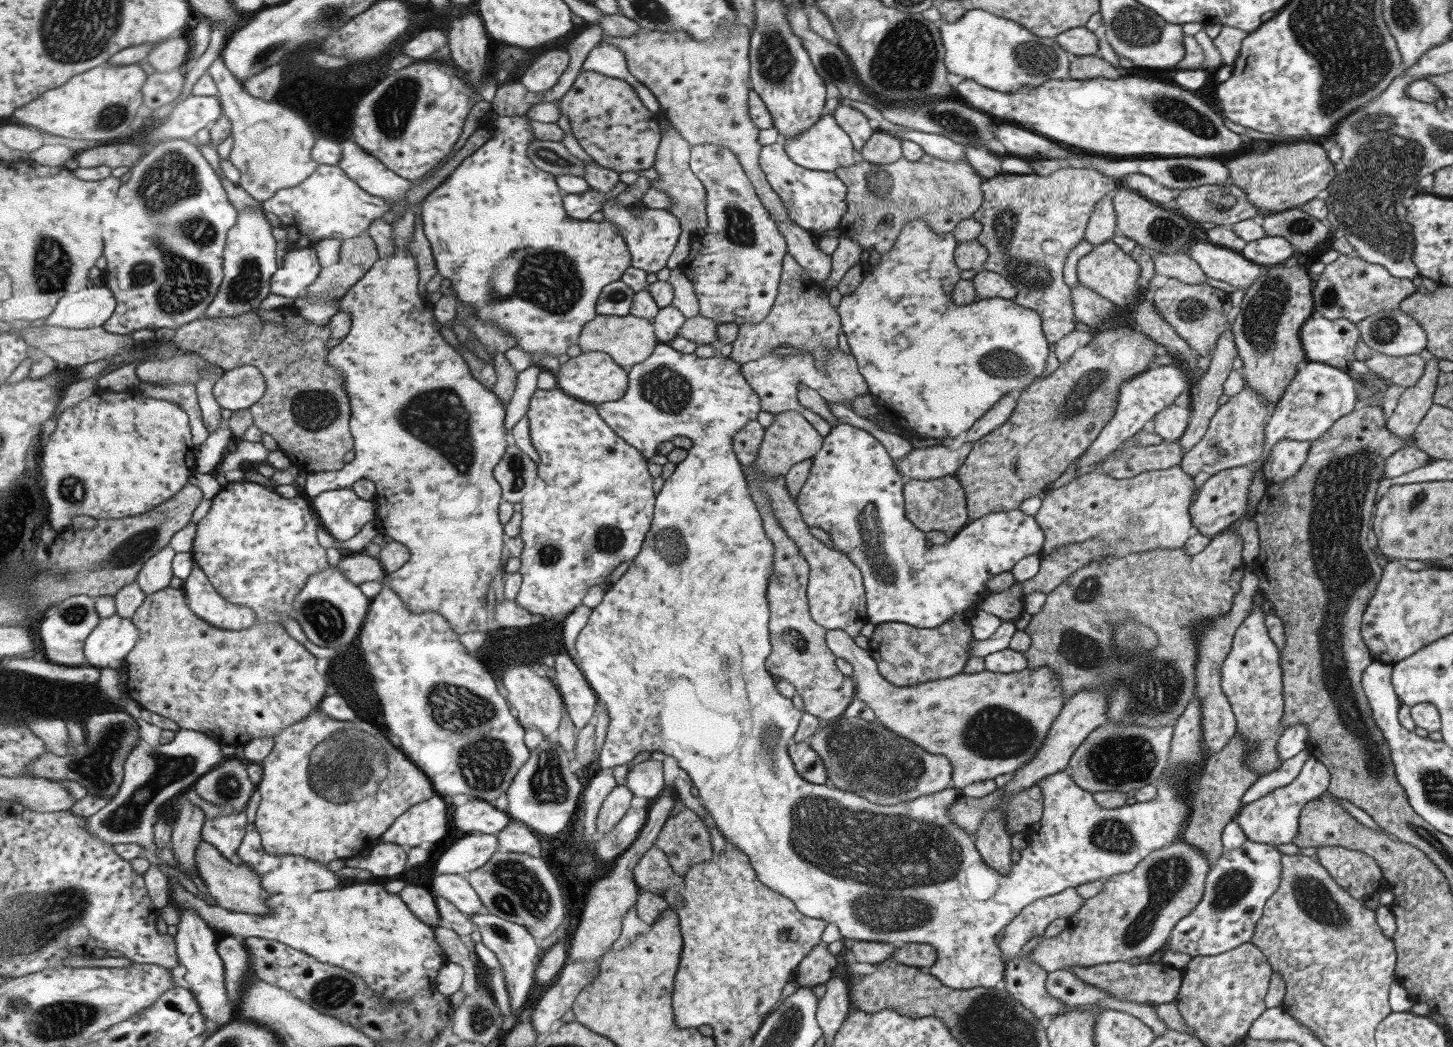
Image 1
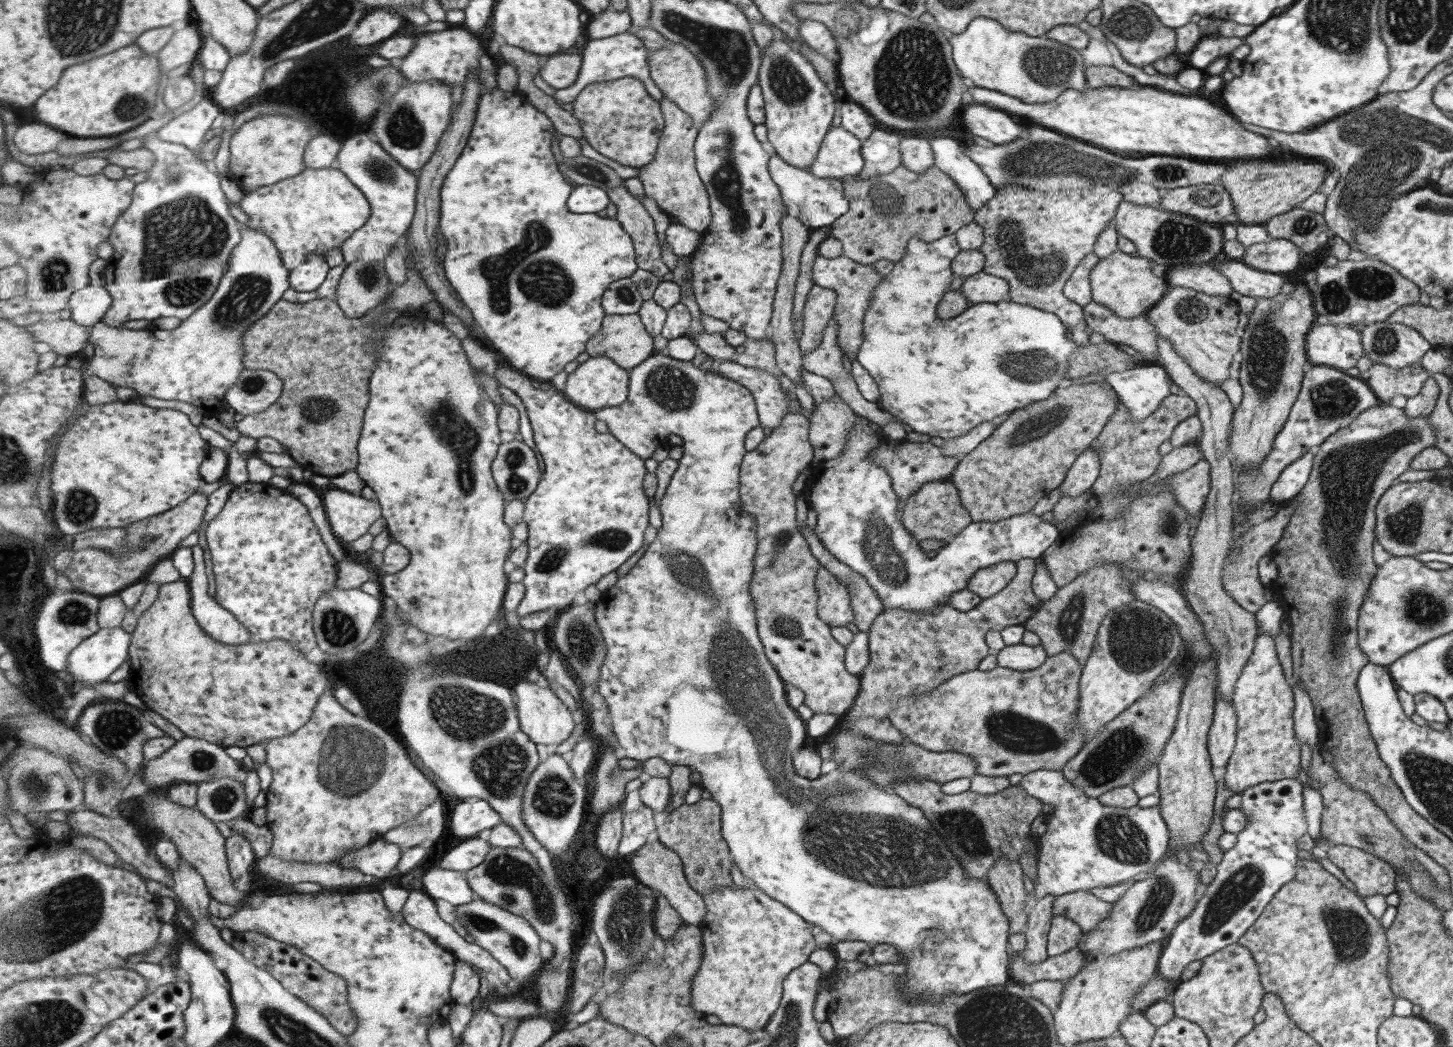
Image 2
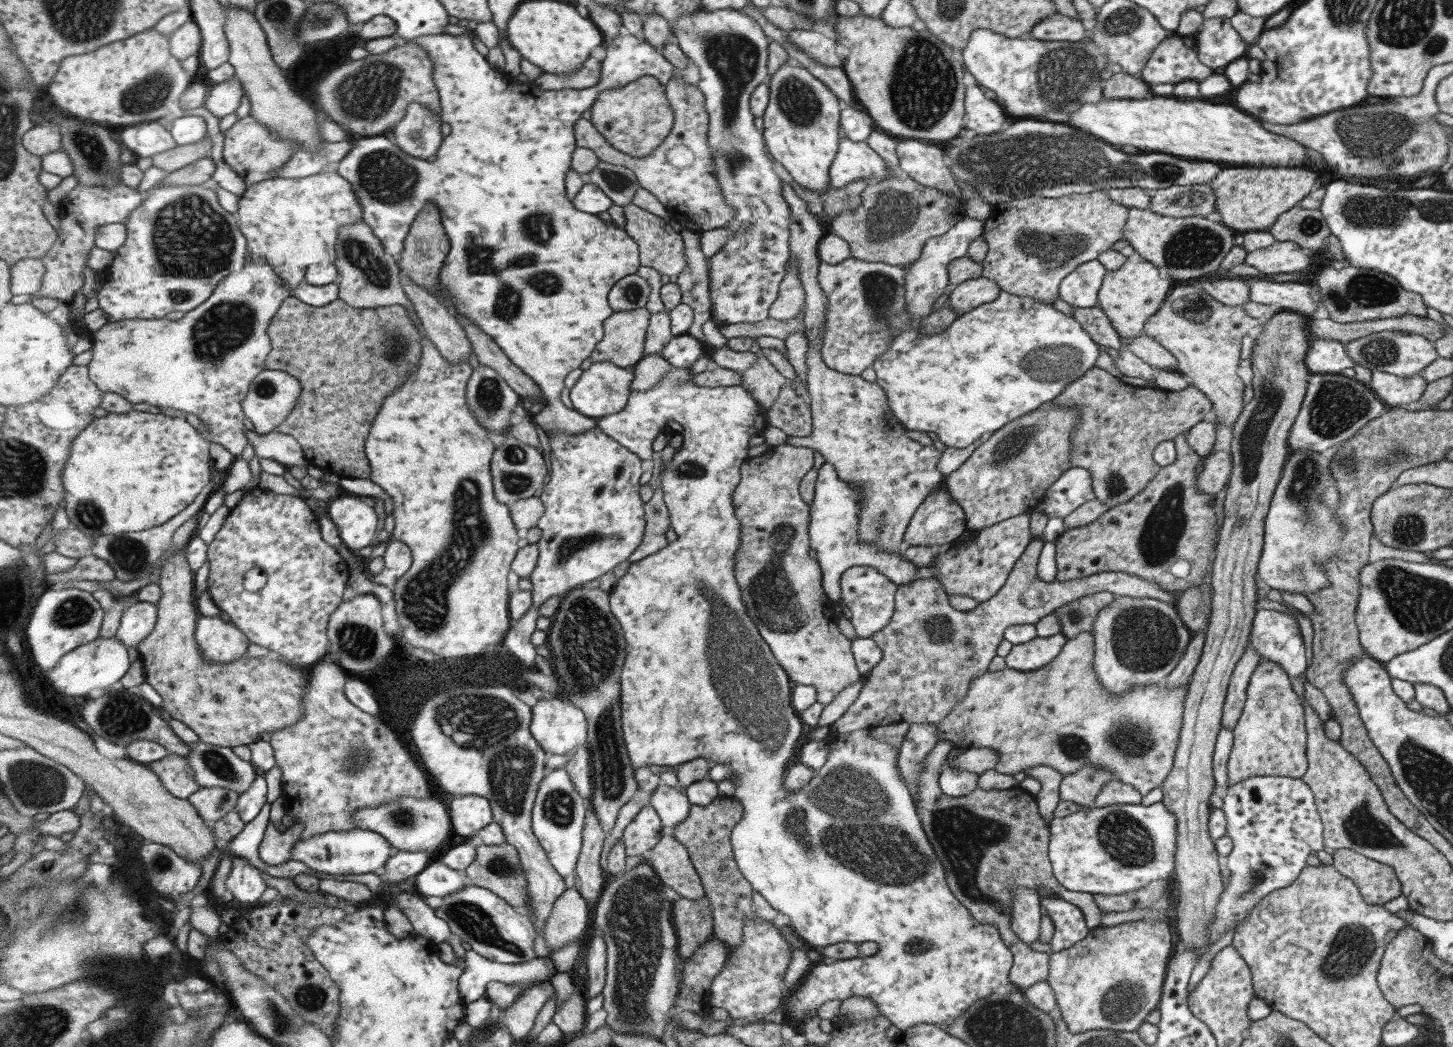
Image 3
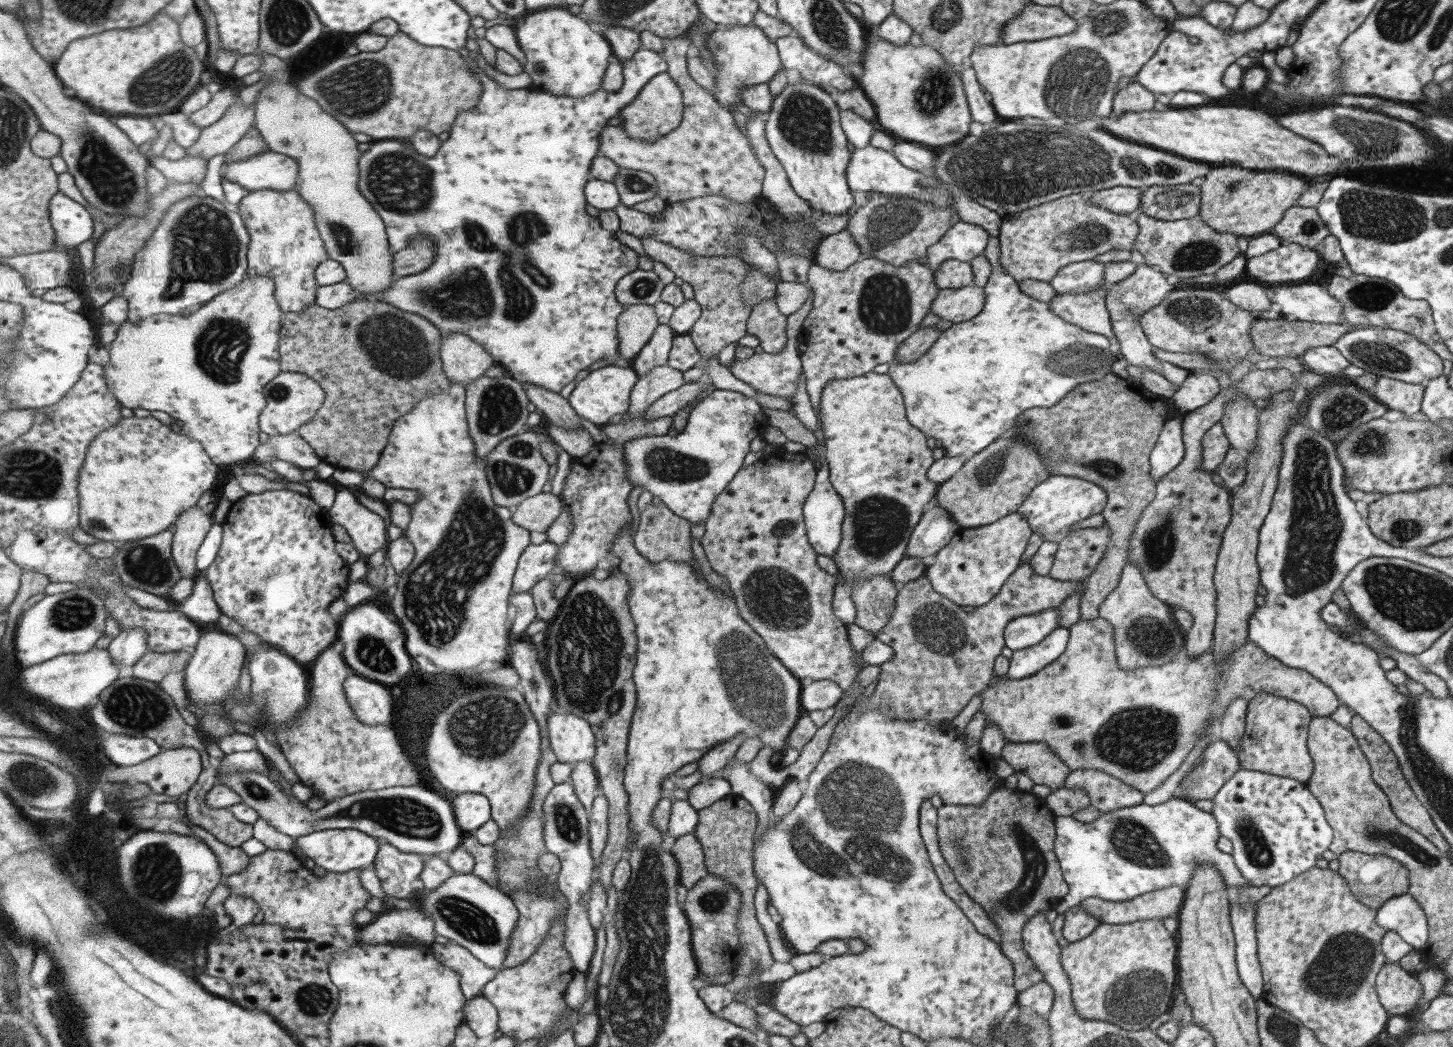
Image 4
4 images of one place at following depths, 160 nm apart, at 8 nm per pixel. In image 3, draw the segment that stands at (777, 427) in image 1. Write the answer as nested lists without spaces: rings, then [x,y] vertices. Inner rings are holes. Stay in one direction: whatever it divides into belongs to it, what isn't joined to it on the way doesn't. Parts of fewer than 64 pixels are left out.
[[[787,439],[783,444],[769,447],[762,455],[756,457],[748,457],[742,464],[742,482],[735,489],[734,492],[734,506],[736,507],[736,513],[739,520],[742,521],[742,544],[738,548],[737,565],[738,565],[738,583],[742,587],[743,600],[747,600],[747,612],[751,612],[751,616],[755,616],[755,620],[759,620],[759,630],[761,637],[770,647],[770,651],[773,653],[775,660],[778,664],[787,671],[787,676],[793,683],[797,685],[805,685],[815,687],[816,701],[823,705],[834,699],[834,696],[839,694],[846,686],[853,684],[860,676],[860,672],[857,670],[851,649],[851,641],[839,632],[836,626],[836,622],[839,616],[835,614],[831,606],[831,600],[824,593],[821,586],[822,573],[816,559],[809,556],[810,545],[808,544],[808,504],[802,499],[799,494],[798,486],[802,476],[813,466],[813,450],[794,446],[790,441],[793,439]]]

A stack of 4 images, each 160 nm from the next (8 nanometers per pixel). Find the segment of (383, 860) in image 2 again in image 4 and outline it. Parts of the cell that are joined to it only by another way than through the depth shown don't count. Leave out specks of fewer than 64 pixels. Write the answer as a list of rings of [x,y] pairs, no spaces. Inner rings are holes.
[[[329,829],[294,839],[291,852],[294,852],[295,849],[307,858],[311,858],[316,865],[327,872],[346,873],[352,870],[375,868],[374,862],[379,855],[380,841],[362,830]]]

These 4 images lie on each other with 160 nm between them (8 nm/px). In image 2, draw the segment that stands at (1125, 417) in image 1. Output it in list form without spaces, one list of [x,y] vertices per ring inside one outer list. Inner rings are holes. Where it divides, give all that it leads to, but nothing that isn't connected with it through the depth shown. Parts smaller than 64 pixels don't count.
[[[1158,364],[1109,373],[1103,379],[1126,406],[1132,421],[1140,421],[1150,415],[1159,401],[1170,394],[1168,387],[1171,381]],[[1096,446],[1085,449],[1068,468],[1059,487],[1060,496],[1079,496],[1097,478],[1100,462]]]

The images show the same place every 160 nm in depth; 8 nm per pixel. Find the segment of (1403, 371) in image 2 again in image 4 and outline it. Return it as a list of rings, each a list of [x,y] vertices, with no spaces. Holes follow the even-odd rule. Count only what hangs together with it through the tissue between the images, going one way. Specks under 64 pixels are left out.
[[[1383,376],[1376,377],[1369,391],[1371,396],[1389,410],[1399,410],[1407,416],[1420,411],[1424,384],[1406,383]]]

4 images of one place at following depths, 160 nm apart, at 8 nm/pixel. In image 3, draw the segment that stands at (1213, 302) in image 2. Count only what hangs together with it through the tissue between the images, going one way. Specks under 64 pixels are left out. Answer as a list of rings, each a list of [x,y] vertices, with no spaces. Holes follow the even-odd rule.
[[[1173,286],[1159,310],[1147,319],[1142,333],[1158,342],[1175,358],[1175,370],[1210,400],[1217,427],[1233,427],[1243,408],[1244,385],[1235,371],[1240,344],[1248,330],[1260,320],[1249,318],[1242,307],[1229,307],[1211,298],[1197,286]]]

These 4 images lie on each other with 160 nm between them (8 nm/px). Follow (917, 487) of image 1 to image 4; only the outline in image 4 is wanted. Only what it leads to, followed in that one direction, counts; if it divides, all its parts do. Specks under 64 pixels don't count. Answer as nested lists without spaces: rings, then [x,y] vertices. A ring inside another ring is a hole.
[[[934,501],[930,503],[908,538],[904,554],[913,558],[933,556],[961,527]]]

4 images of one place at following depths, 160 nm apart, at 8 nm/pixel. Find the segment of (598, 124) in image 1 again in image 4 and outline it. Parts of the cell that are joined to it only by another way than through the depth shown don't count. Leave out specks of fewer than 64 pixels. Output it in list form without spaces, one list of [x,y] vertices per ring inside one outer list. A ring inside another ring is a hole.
[[[664,72],[651,79],[639,94],[638,99],[620,112],[621,118],[624,119],[624,123],[620,127],[625,129],[630,137],[654,141],[674,131],[682,123],[685,110],[686,104],[683,100],[682,88],[674,77],[668,72]]]

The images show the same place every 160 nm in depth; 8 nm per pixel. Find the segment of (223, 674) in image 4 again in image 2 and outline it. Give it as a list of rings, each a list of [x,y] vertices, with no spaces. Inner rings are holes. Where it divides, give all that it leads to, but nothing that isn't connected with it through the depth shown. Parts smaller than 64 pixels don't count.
[[[199,545],[192,546],[195,559],[195,570],[194,573],[187,578],[190,584],[191,594],[193,597],[194,615],[198,620],[198,623],[202,625],[207,633],[214,637],[215,640],[222,641],[223,644],[245,644],[253,639],[249,628],[242,623],[235,616],[234,612],[230,609],[223,608],[222,604],[219,604],[217,597],[209,596],[207,592],[207,566],[205,566],[205,548]]]

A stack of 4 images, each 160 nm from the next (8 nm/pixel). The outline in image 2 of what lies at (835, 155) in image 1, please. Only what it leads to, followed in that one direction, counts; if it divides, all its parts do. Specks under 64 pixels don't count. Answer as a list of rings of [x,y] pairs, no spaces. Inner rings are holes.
[[[830,127],[825,133],[809,172],[823,178],[856,176],[864,165],[860,155],[860,140],[839,127]]]

